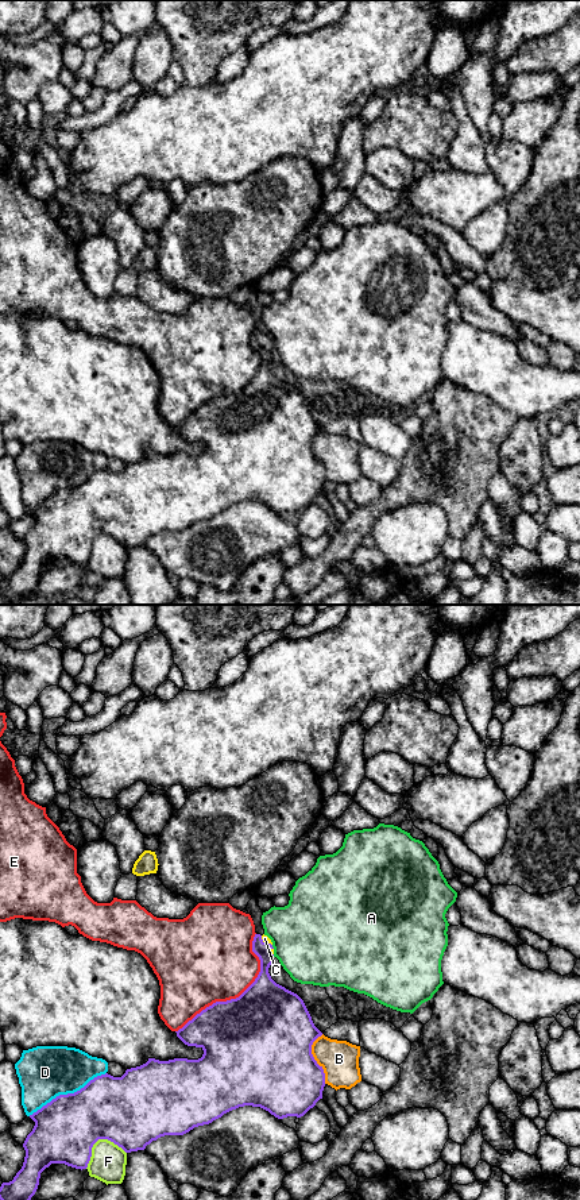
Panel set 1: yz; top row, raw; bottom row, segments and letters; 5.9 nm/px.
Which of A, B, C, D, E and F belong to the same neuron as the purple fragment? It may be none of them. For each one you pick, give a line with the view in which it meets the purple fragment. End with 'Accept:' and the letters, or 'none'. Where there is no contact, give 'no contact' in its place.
C: yz
Accept: C

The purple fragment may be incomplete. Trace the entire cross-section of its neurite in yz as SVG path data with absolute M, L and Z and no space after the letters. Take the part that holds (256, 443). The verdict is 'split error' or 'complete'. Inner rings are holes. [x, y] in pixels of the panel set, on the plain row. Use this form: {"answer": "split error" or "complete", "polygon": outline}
{"answer": "split error", "polygon": "M255 329L252 347L260 355L260 367L255 377L239 393L213 398L175 427L185 440L204 445L201 454L169 456L148 454L146 459L127 464L121 472L105 468L94 472L74 489L53 494L30 510L35 521L23 539L26 545L23 562L12 576L1 579L0 595L9 602L30 598L38 584L40 568L51 559L86 564L92 543L98 535L108 535L125 548L131 548L144 545L161 532L183 530L194 522L209 520L224 509L244 501L260 502L278 514L301 513L313 503L322 494L325 482L324 464L312 449L312 440L322 428L314 421L303 396L271 374L268 369L274 355L271 335L264 329Z"}

